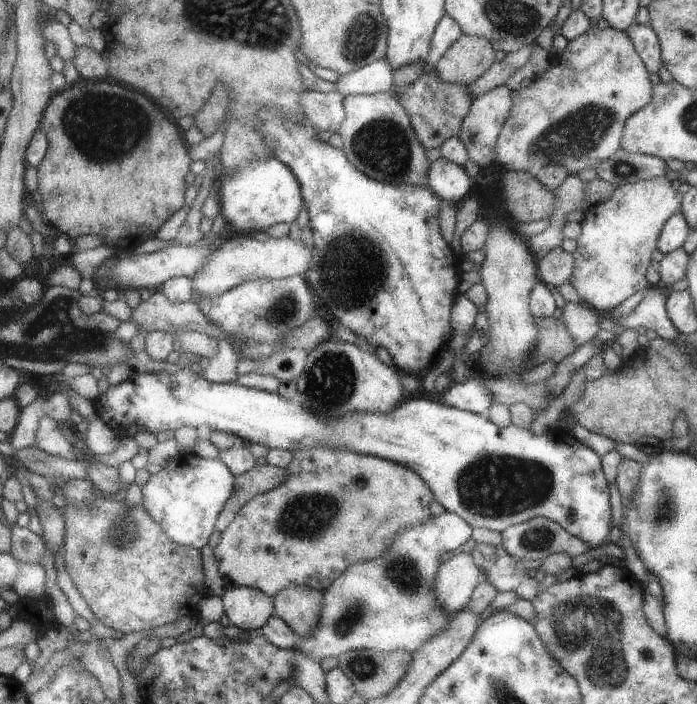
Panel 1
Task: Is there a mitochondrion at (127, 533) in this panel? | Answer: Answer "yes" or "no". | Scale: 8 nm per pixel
yes

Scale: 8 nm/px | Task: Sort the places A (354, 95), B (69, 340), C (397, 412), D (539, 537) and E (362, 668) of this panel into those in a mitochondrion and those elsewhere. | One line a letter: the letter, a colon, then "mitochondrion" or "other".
A: other
B: mitochondrion
C: other
D: mitochondrion
E: mitochondrion

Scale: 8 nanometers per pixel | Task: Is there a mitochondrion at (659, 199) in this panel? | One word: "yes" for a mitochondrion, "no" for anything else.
no

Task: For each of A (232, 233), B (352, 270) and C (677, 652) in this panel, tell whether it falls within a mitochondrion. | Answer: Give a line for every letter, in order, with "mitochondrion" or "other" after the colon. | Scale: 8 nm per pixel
A: other
B: mitochondrion
C: other

